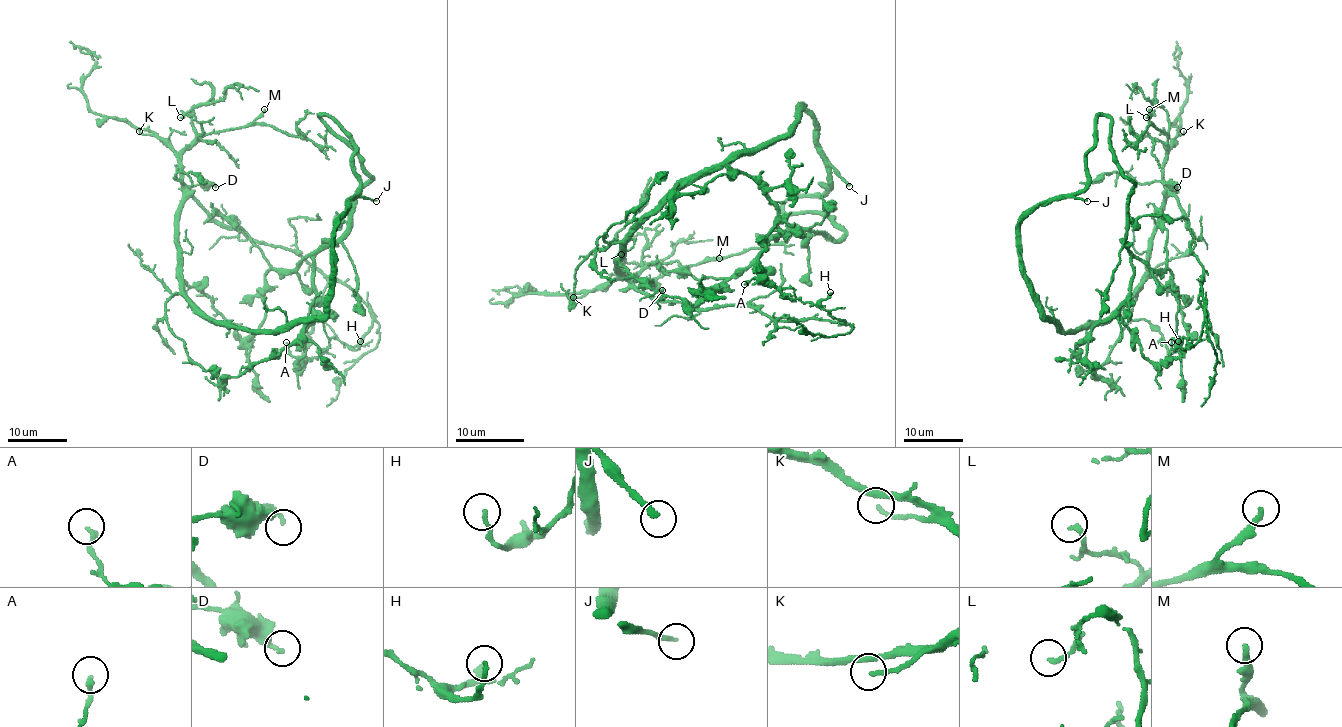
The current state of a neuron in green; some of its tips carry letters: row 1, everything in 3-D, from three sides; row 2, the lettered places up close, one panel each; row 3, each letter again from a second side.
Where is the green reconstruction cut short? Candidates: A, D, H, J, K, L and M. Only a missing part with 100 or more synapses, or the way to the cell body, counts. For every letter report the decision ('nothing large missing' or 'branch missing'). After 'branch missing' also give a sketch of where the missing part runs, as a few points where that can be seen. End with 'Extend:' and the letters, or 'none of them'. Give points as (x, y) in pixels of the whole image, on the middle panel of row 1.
A: nothing large missing
D: nothing large missing
H: nothing large missing
J: branch missing
K: nothing large missing
L: nothing large missing
M: nothing large missing
Extend: J

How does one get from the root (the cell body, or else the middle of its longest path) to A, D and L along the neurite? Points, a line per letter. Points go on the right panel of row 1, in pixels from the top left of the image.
A: (1030, 294), (1019, 224), (1086, 186), (1106, 115), (1134, 184), (1121, 322), (1155, 363), (1171, 342)
D: (1030, 294), (1037, 310), (1062, 332), (1099, 325), (1148, 271), (1148, 243), (1164, 193), (1168, 184), (1177, 187)
L: (1030, 294), (1046, 319), (1072, 332), (1105, 320), (1148, 271), (1165, 193), (1168, 115), (1156, 106), (1146, 117)

